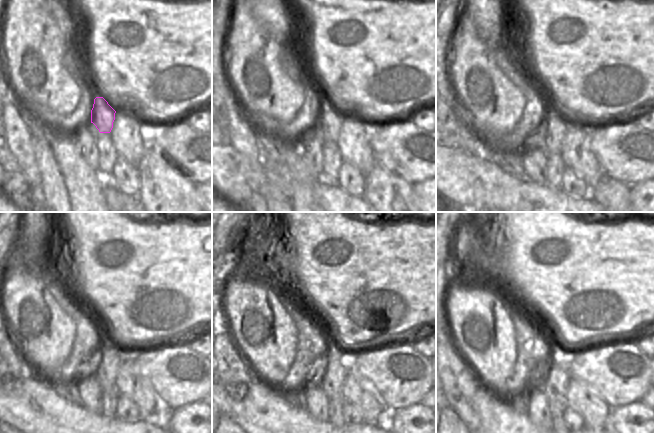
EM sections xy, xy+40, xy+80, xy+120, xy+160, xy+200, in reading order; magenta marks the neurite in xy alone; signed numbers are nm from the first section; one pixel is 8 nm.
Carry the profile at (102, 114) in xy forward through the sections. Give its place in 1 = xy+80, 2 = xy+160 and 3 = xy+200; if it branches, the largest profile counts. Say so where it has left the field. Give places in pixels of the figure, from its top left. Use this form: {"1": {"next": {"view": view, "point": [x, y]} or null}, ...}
{"1": {"next": {"view": "xy+80", "point": [555, 126]}}, "2": {"next": {"view": "xy+160", "point": [337, 363]}}, "3": {"next": {"view": "xy+200", "point": [556, 381]}}}

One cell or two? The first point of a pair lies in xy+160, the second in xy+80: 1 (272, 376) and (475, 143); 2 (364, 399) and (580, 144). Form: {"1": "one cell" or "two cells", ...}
{"1": "two cells", "2": "one cell"}

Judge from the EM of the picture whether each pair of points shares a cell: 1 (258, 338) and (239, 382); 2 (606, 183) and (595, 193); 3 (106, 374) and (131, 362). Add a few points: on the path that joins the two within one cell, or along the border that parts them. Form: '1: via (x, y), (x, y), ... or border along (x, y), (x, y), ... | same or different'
1: border along (233, 344), (255, 377) | different
2: via (603, 186), (598, 191) | same
3: border along (119, 365), (115, 388) | different

